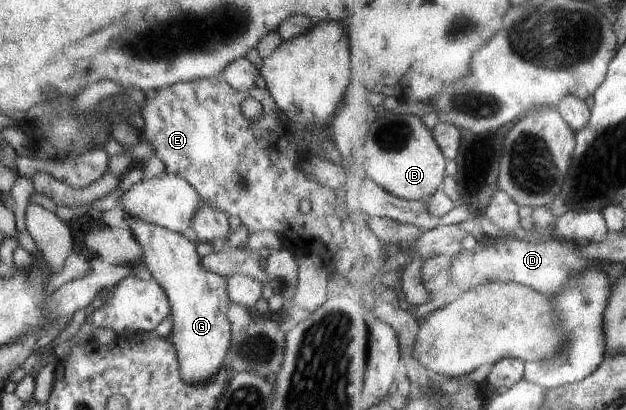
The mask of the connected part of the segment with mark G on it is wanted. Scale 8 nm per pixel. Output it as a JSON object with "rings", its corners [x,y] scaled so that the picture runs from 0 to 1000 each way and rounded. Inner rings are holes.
{"rings":[[[200,527],[209,571],[228,610],[225,649],[260,702],[273,746],[268,780],[276,780],[268,815],[286,878],[286,917],[296,937],[327,937],[350,907],[361,902],[359,868],[369,849],[369,785],[363,761],[369,732],[363,717],[363,688],[348,668],[324,654],[313,598],[289,568],[273,563],[241,541]]]}

